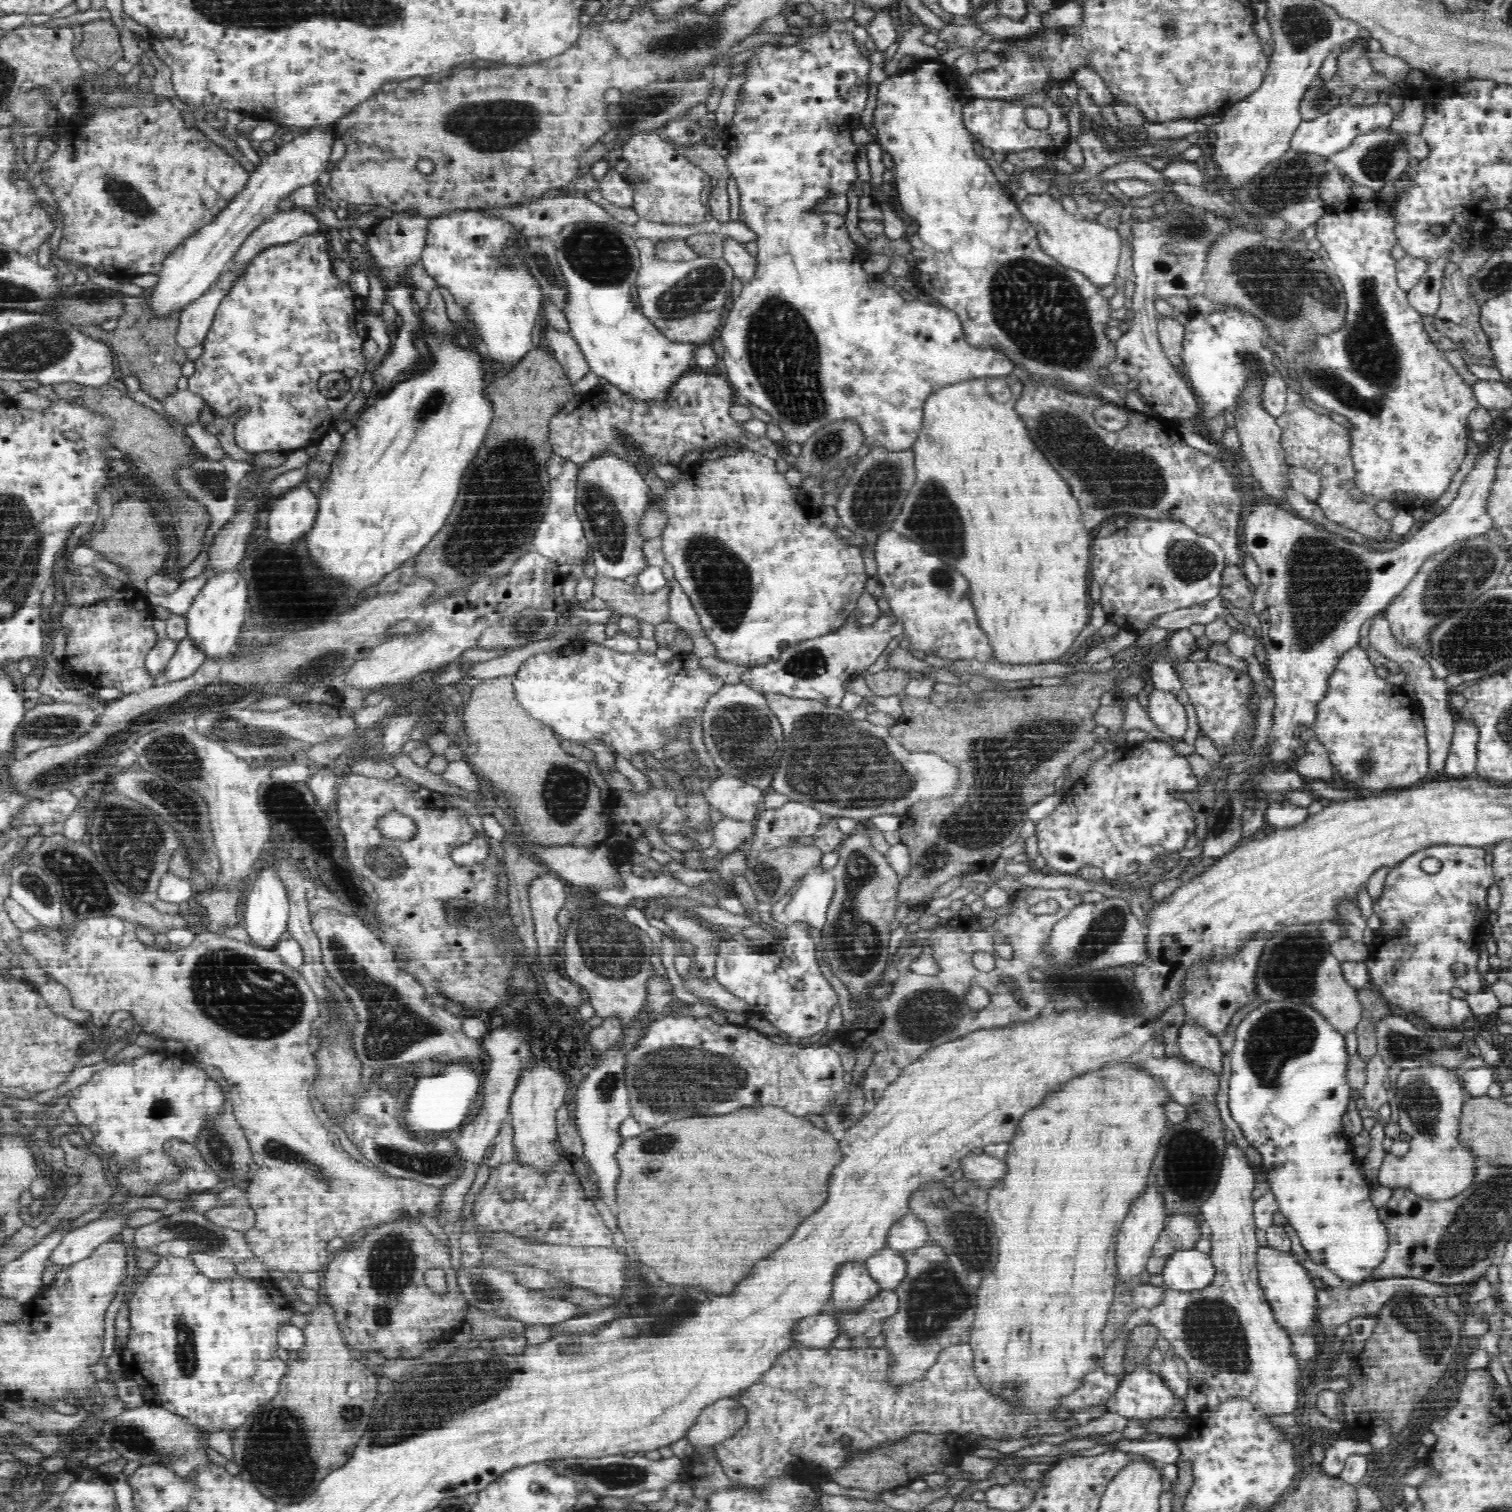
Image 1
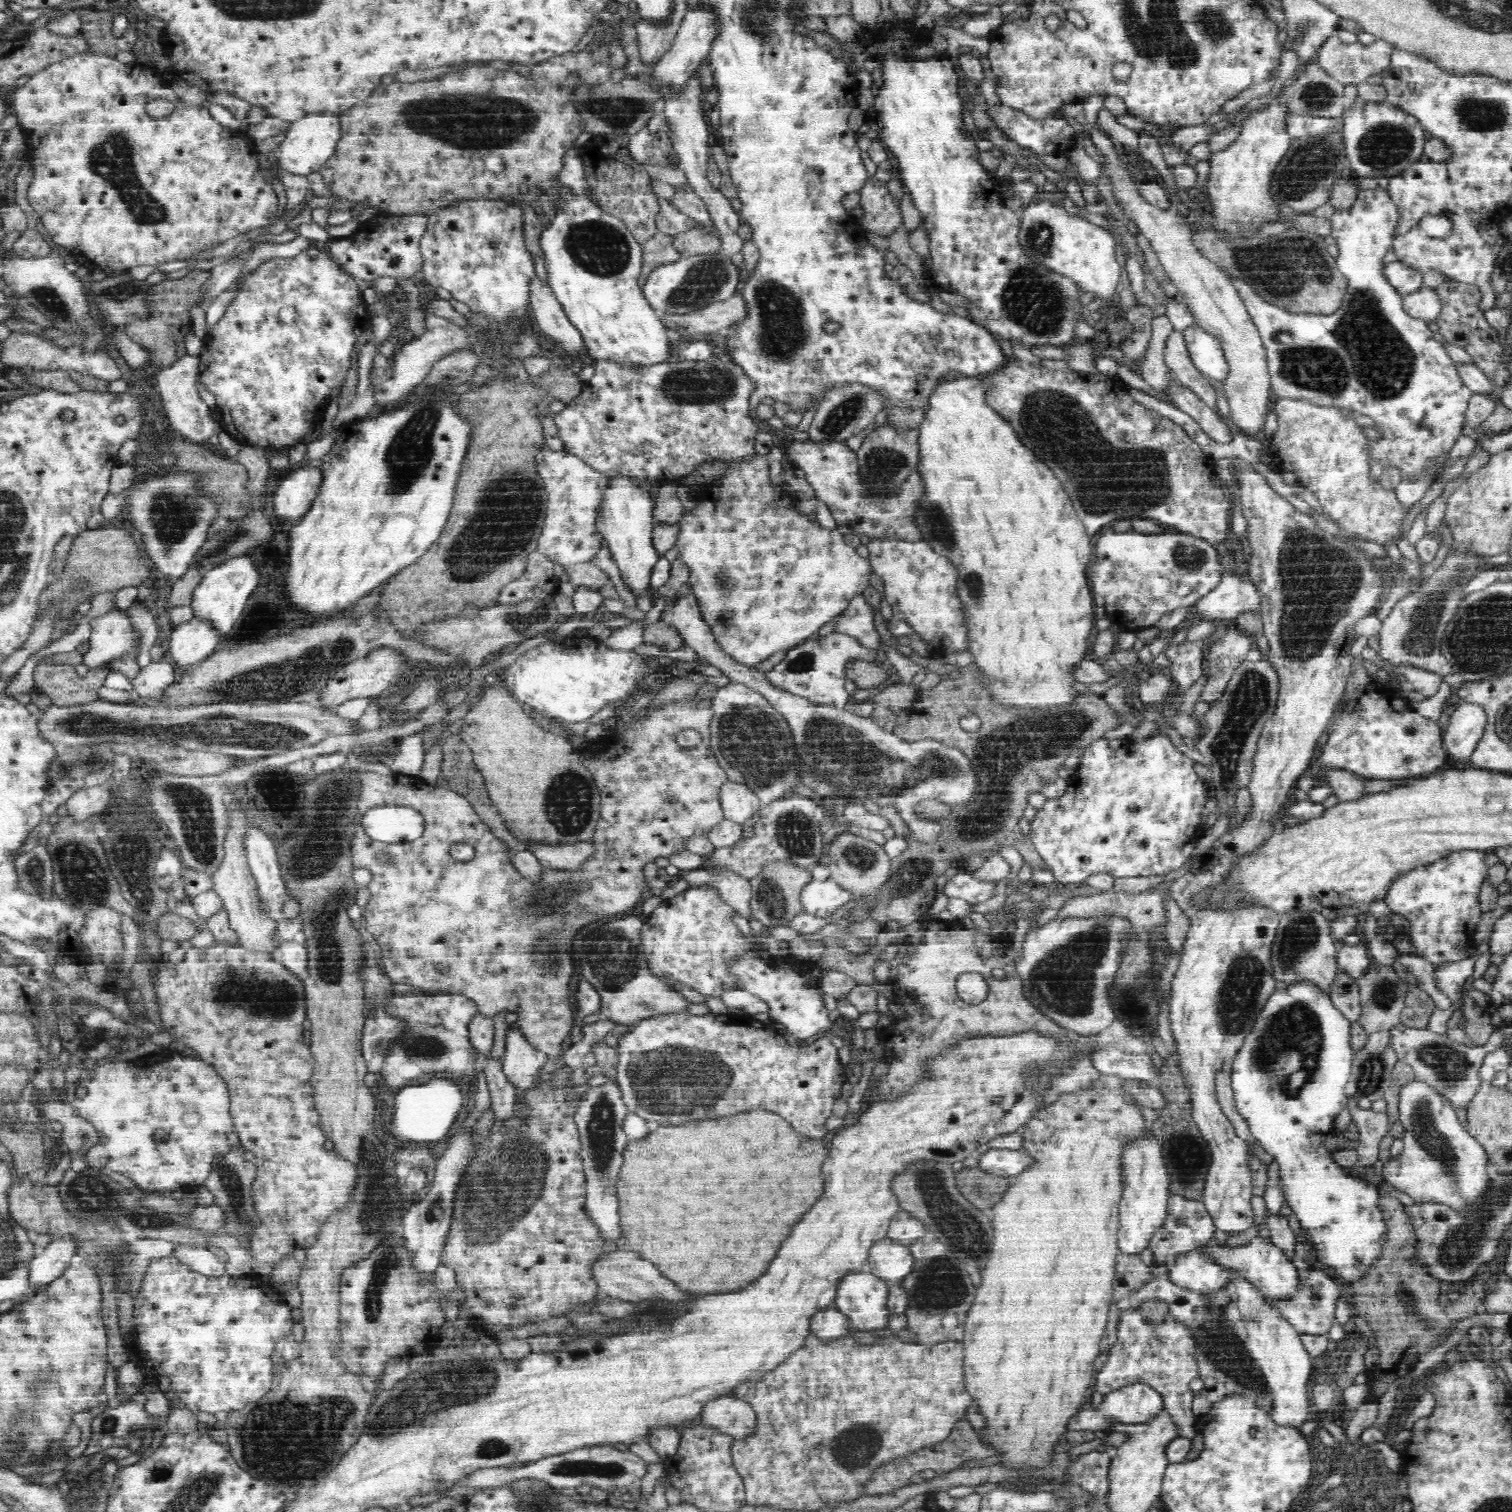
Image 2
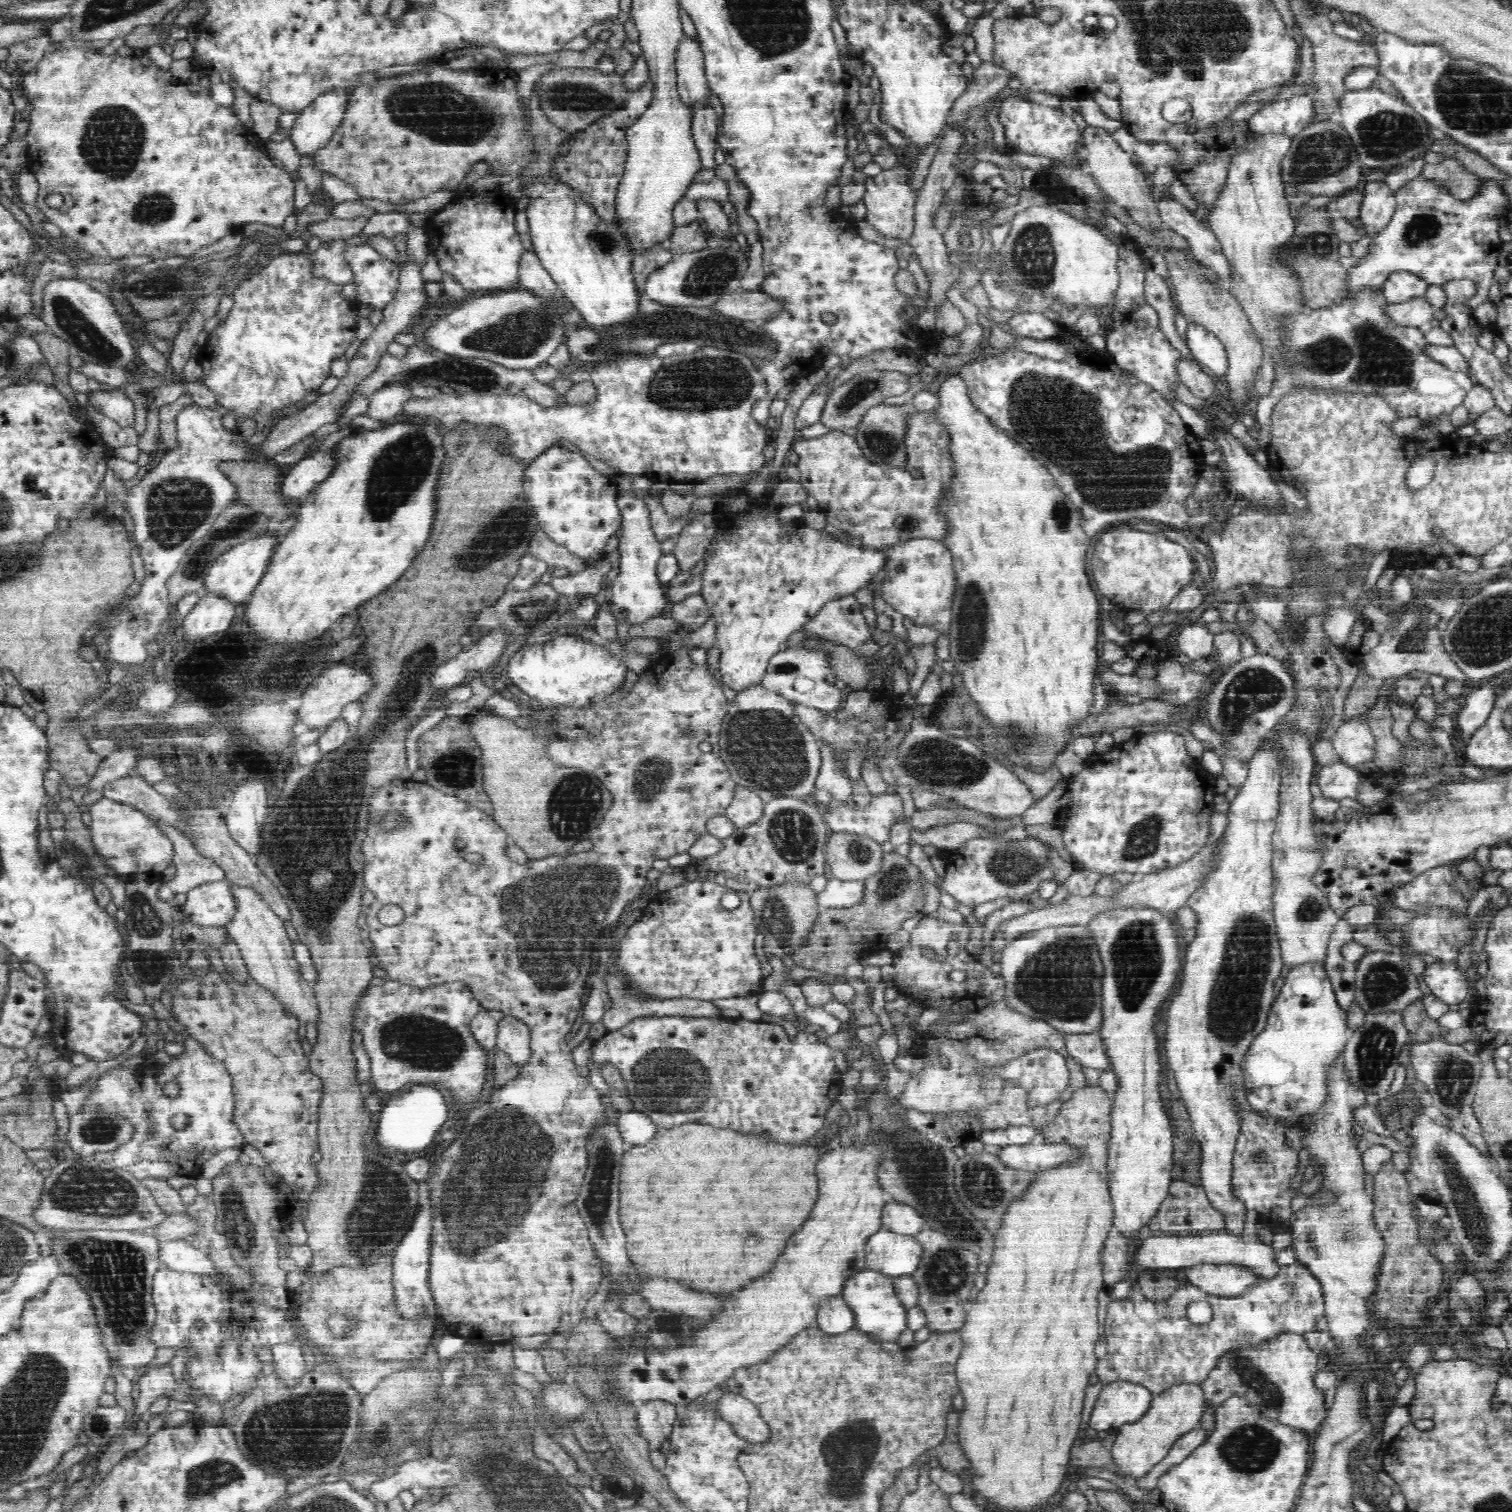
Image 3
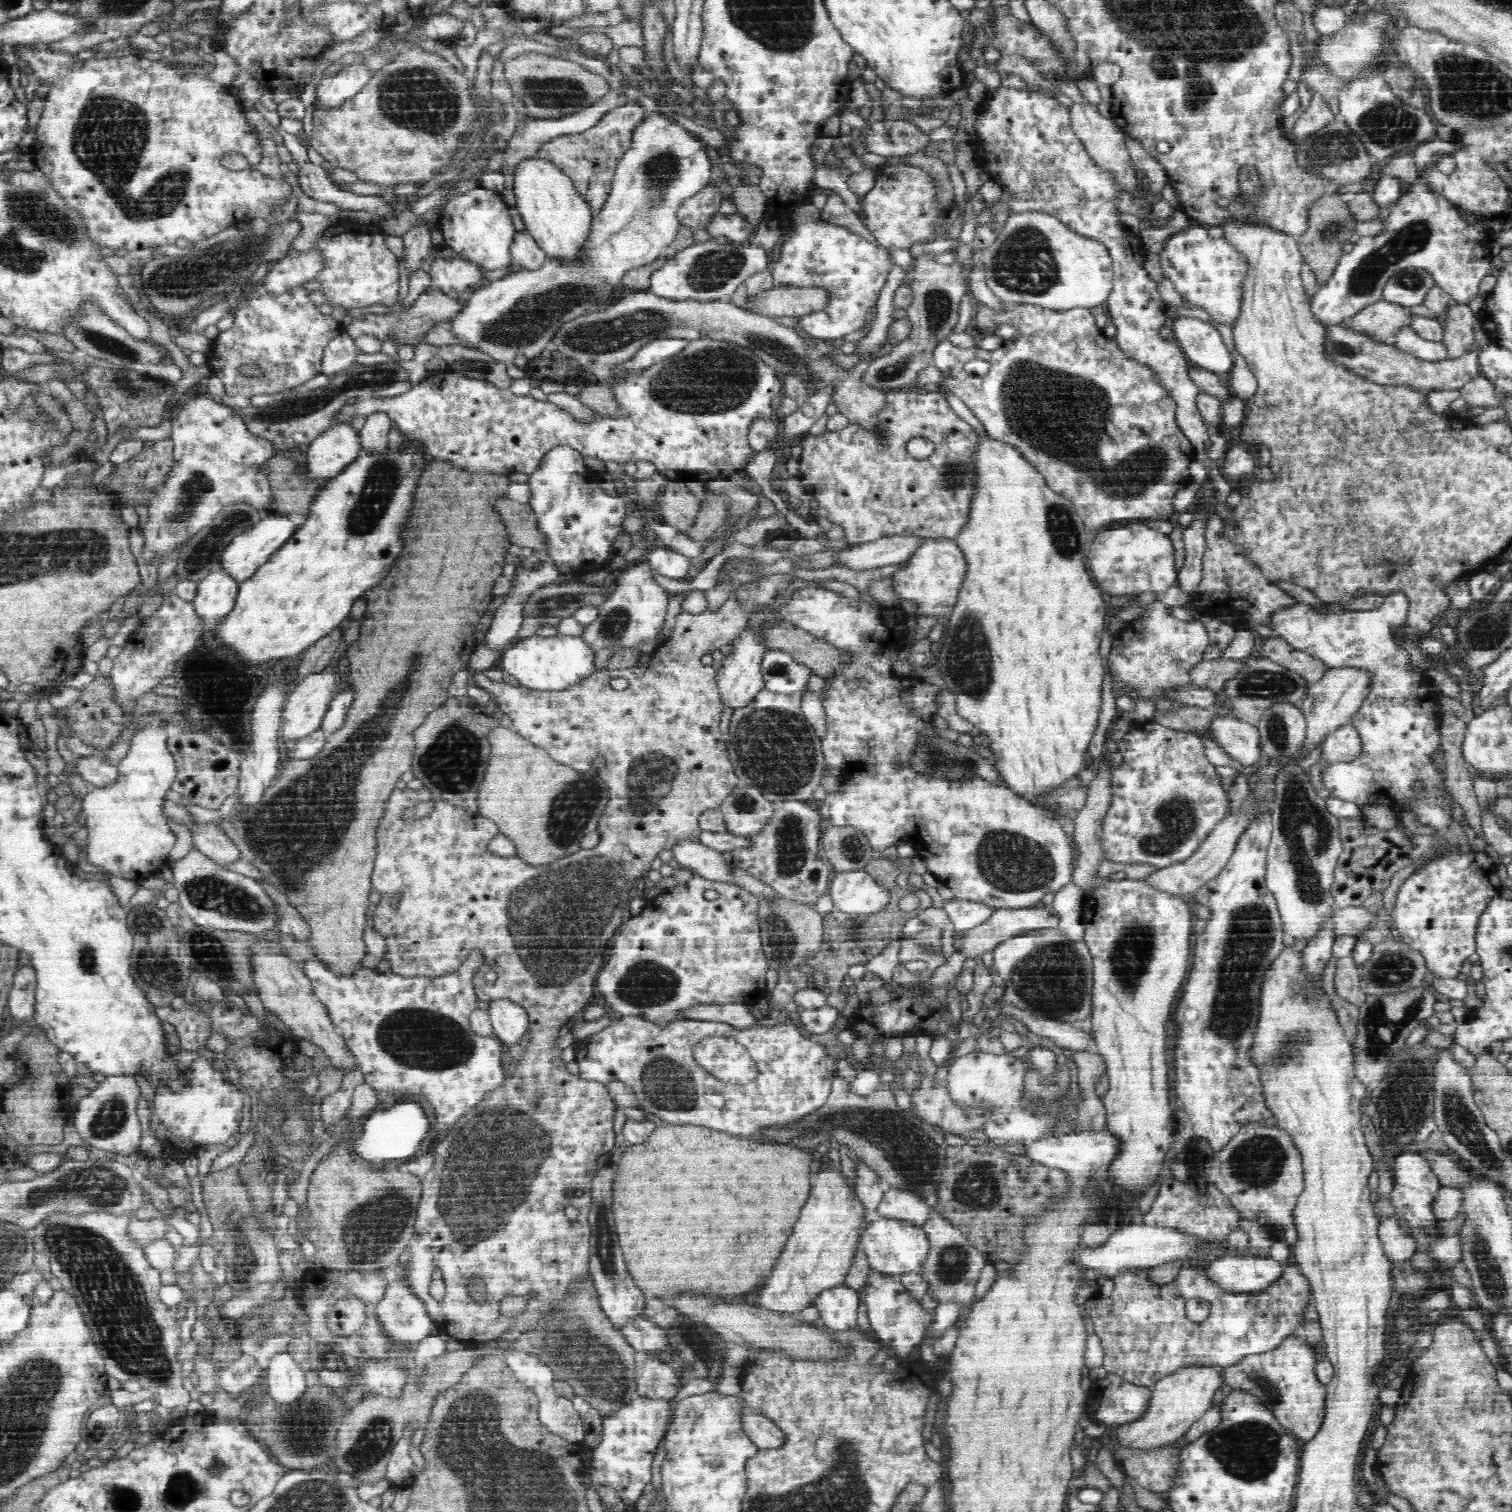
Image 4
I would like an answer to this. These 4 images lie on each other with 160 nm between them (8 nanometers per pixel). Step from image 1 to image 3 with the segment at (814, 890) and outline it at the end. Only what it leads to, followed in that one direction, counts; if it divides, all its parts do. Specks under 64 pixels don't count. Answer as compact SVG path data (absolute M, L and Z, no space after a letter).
M836 878L827 880L821 893L815 894L820 909L850 908L862 902L865 882L842 881Z

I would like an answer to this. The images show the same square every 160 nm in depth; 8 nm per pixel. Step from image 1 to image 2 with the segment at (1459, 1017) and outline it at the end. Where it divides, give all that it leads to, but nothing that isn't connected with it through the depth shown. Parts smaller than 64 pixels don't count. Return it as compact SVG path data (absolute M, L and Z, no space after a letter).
M1484 851L1454 852L1450 856L1436 860L1435 863L1426 864L1422 868L1408 872L1407 875L1399 876L1387 894L1383 896L1383 901L1391 908L1391 912L1404 915L1410 924L1410 930L1401 935L1412 941L1416 956L1431 962L1435 969L1448 962L1458 962L1469 958L1467 949L1474 945L1474 933L1483 912L1478 894L1487 880L1489 870L1484 857Z

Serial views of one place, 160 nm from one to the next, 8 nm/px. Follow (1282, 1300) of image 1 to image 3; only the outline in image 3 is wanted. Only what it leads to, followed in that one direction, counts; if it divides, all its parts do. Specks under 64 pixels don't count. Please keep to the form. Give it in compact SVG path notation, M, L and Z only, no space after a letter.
M1218 1231L1198 1236L1178 1234L1178 1236L1150 1236L1134 1256L1136 1264L1148 1266L1148 1268L1162 1268L1173 1272L1178 1268L1190 1268L1199 1264L1240 1264L1251 1268L1258 1276L1259 1282L1271 1280L1278 1272L1280 1265L1276 1262L1276 1250L1272 1245L1266 1245L1260 1241L1257 1234L1236 1236L1228 1231Z

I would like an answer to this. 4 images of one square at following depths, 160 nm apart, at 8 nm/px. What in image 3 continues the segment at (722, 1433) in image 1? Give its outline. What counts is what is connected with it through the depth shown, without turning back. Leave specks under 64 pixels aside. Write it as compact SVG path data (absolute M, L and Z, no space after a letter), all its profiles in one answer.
M724 1392L715 1402L720 1419L730 1423L735 1434L750 1444L767 1442L770 1438L768 1424L760 1418L760 1411L753 1402L738 1394Z

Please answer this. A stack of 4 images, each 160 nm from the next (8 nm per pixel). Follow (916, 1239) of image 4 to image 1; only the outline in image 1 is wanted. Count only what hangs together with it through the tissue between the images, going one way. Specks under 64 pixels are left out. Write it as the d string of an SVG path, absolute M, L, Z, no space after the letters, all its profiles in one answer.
M888 1247L876 1251L865 1260L868 1272L878 1282L880 1290L892 1290L901 1285L907 1273L906 1259L902 1253Z

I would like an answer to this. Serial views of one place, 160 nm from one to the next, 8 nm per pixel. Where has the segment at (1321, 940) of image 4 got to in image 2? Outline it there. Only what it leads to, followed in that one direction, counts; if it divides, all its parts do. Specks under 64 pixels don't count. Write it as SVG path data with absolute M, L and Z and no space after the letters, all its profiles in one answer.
M1310 980L1297 981L1296 984L1287 985L1285 989L1274 991L1268 999L1268 1002L1263 1006L1263 1010L1259 1012L1255 1023L1252 1025L1251 1031L1244 1039L1242 1048L1236 1053L1233 1060L1233 1067L1231 1070L1231 1088L1233 1089L1233 1097L1235 1100L1235 1107L1239 1109L1239 1113L1247 1120L1248 1128L1252 1136L1263 1144L1264 1150L1274 1156L1274 1161L1279 1166L1279 1181L1283 1188L1285 1202L1295 1213L1298 1222L1302 1228L1306 1228L1310 1233L1312 1240L1315 1240L1316 1248L1319 1249L1320 1260L1325 1266L1329 1266L1332 1272L1335 1272L1344 1281L1354 1283L1361 1280L1364 1272L1368 1272L1368 1268L1380 1258L1381 1249L1384 1248L1385 1242L1385 1224L1382 1215L1380 1215L1380 1207L1377 1206L1377 1201L1380 1200L1378 1187L1366 1180L1356 1179L1348 1173L1337 1163L1334 1163L1332 1155L1328 1148L1323 1143L1317 1142L1310 1144L1310 1134L1331 1134L1335 1133L1333 1127L1336 1116L1346 1108L1348 1097L1346 1097L1345 1087L1349 1080L1351 1072L1351 1062L1353 1058L1353 1050L1350 1044L1351 1039L1351 1022L1333 1005L1331 997L1319 988L1318 984L1312 984Z

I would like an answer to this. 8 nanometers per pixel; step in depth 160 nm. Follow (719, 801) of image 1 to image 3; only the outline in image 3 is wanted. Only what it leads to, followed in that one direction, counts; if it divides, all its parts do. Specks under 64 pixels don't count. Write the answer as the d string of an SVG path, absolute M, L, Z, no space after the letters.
M738 785L724 816L734 823L735 829L751 827L764 814L766 803L761 800L761 796L752 789Z

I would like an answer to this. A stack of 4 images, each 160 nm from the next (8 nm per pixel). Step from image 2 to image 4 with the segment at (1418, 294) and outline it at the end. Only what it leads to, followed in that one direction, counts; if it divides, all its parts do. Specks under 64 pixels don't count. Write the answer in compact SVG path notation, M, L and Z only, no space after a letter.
M1380 301L1344 320L1351 330L1370 336L1379 342L1393 342L1400 329L1411 326L1412 313L1402 305Z

